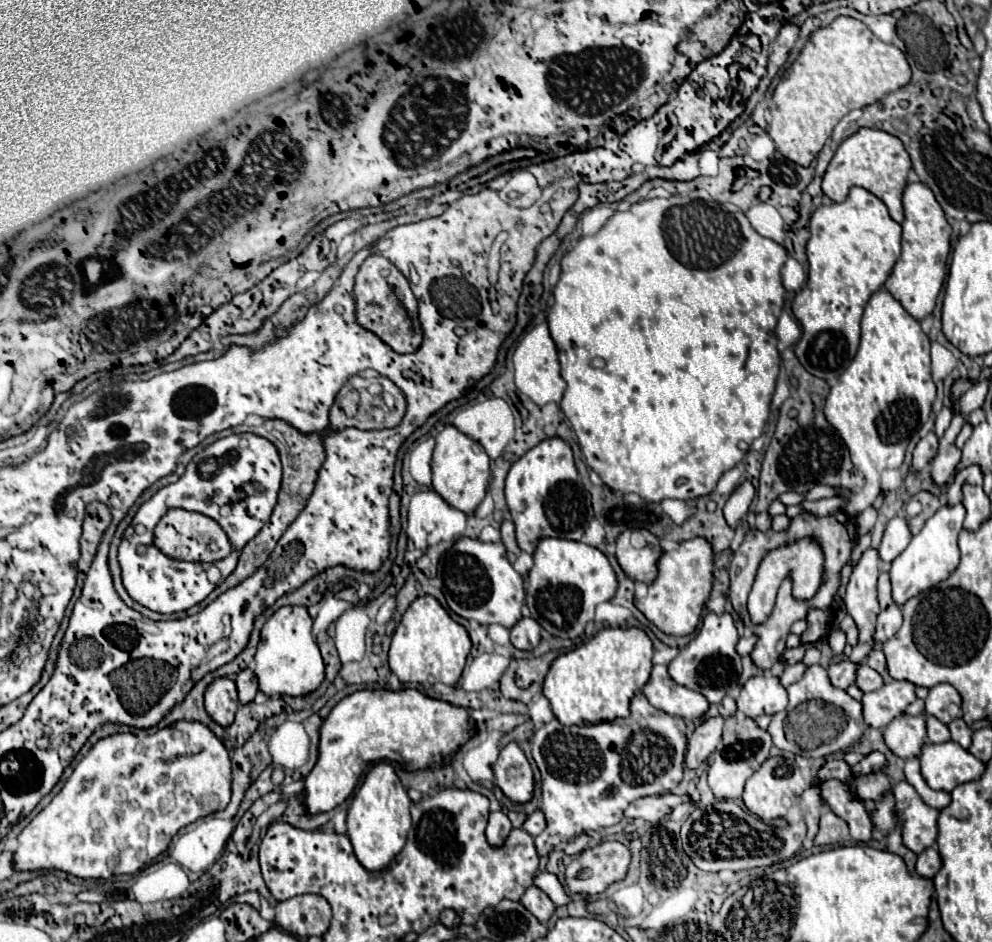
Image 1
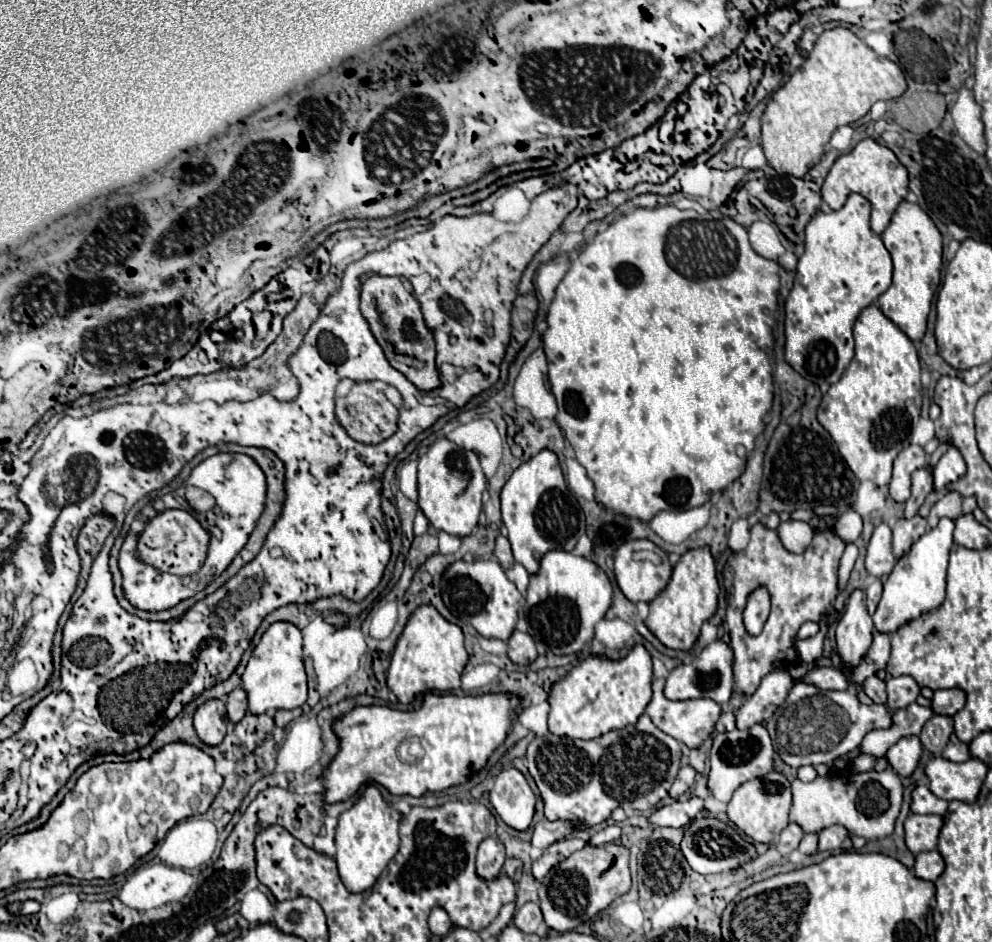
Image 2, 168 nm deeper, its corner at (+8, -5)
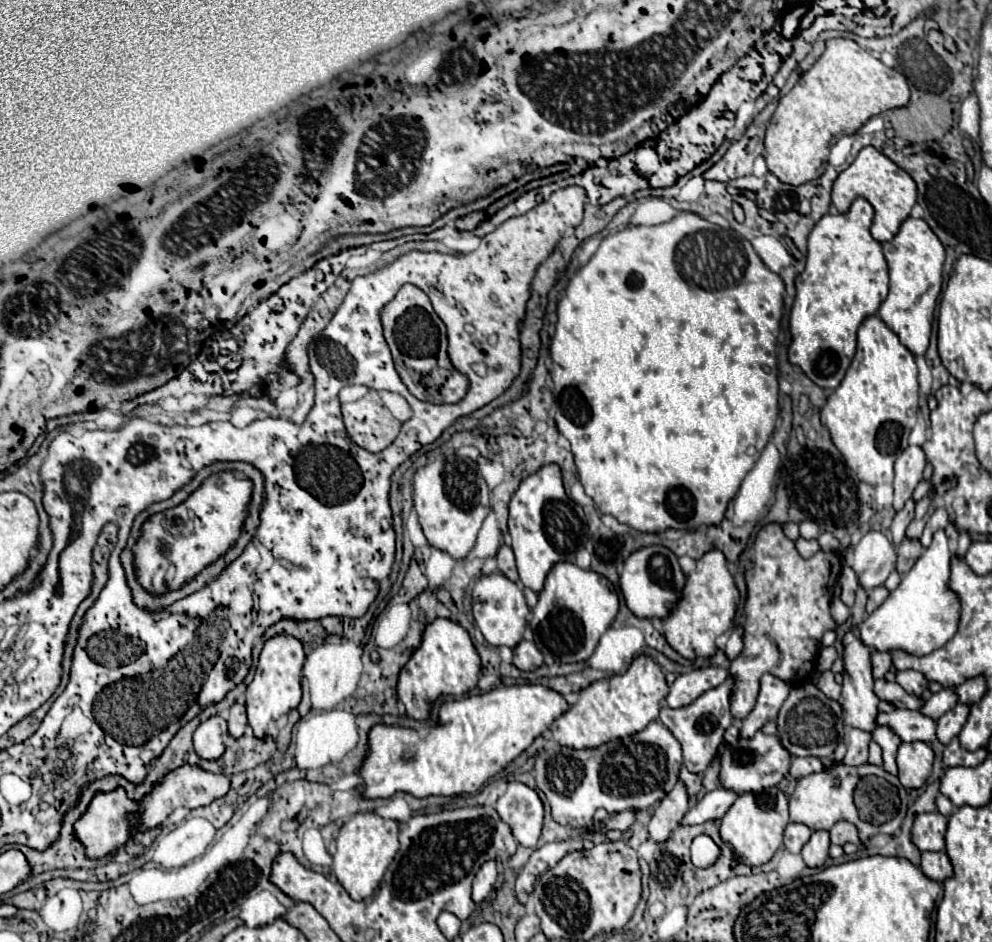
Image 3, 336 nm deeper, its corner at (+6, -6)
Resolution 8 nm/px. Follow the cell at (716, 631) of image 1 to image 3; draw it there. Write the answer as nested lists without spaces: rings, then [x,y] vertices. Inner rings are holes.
[[[704,667],[704,669],[694,669],[688,675],[680,675],[670,685],[670,693],[666,697],[668,707],[678,709],[690,705],[702,693],[718,687],[726,679],[726,675],[728,671],[724,671],[722,667]]]

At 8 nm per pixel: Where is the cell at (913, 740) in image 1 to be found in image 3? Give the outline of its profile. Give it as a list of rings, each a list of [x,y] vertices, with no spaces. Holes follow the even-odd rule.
[[[924,741],[902,743],[898,747],[898,779],[906,789],[920,789],[932,773],[934,751]]]

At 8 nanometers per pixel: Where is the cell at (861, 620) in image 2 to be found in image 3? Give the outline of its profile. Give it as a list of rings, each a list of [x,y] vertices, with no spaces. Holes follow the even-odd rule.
[[[848,631],[844,637],[844,683],[842,683],[842,697],[840,703],[844,707],[844,721],[850,727],[862,729],[872,733],[876,729],[876,717],[878,717],[878,703],[880,699],[874,695],[872,685],[872,673],[870,673],[870,649],[866,649],[866,645],[862,645],[862,641],[858,641],[858,635],[854,631]]]

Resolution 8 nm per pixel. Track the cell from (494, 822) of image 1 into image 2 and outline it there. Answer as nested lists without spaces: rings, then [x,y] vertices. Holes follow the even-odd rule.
[[[488,836],[480,842],[476,868],[482,878],[486,878],[486,880],[494,878],[502,870],[504,860],[506,860],[506,850],[504,850],[504,844],[500,842],[500,838]]]

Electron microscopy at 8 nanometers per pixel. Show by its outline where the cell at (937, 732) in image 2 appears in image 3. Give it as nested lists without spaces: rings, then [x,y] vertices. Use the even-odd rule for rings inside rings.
[[[958,703],[954,709],[950,709],[948,713],[944,713],[940,719],[938,719],[938,729],[936,729],[936,735],[938,735],[938,741],[948,745],[952,737],[956,737],[960,733],[960,729],[964,727],[966,719],[968,719],[968,713],[970,713],[970,705],[964,705],[964,703]]]

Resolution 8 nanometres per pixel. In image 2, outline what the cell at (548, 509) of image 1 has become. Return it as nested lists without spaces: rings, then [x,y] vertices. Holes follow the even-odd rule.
[[[542,450],[528,462],[520,464],[504,484],[500,500],[502,522],[508,528],[514,560],[520,562],[530,574],[538,570],[540,558],[548,550],[570,552],[578,538],[586,532],[584,512],[578,508],[578,500],[570,496],[558,456],[552,450]]]

